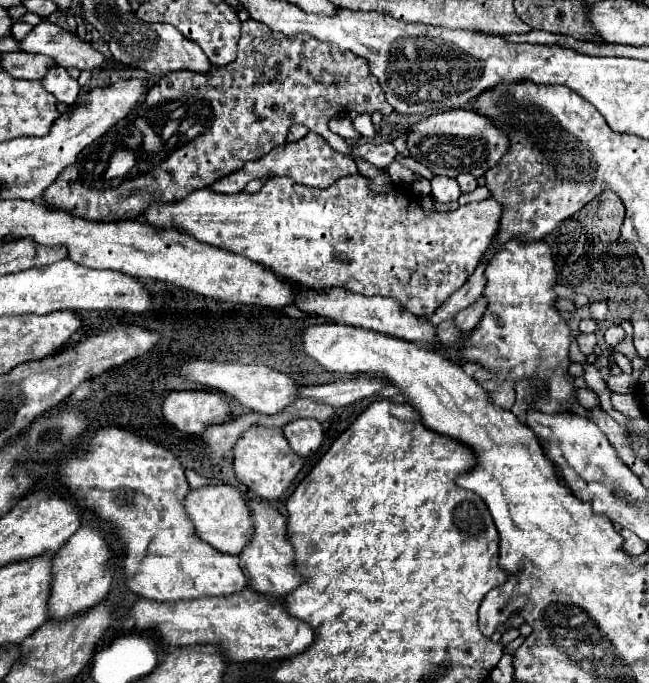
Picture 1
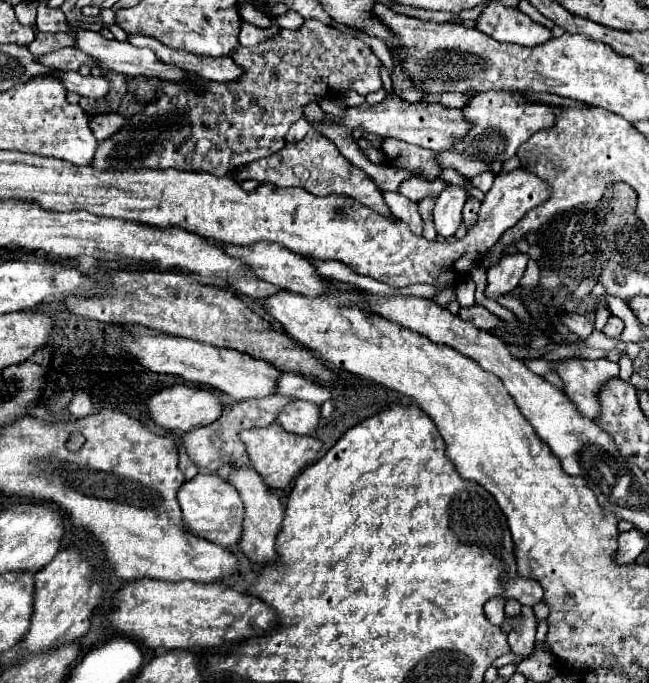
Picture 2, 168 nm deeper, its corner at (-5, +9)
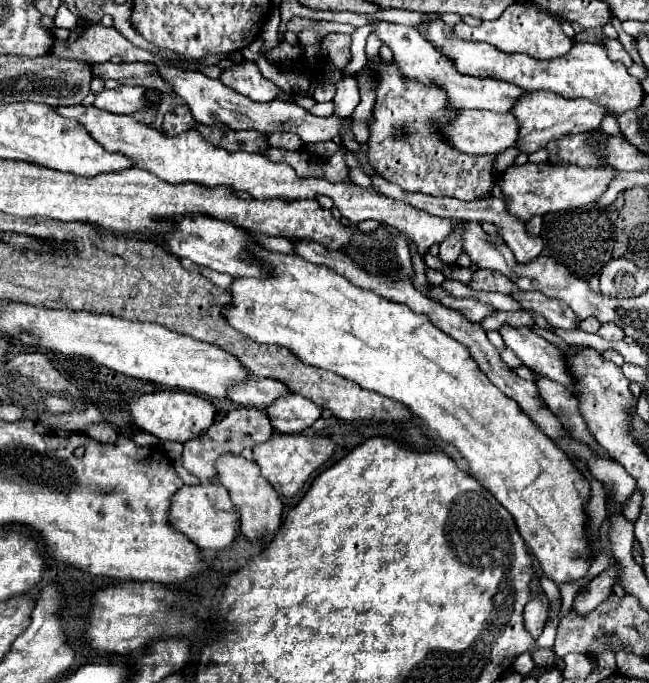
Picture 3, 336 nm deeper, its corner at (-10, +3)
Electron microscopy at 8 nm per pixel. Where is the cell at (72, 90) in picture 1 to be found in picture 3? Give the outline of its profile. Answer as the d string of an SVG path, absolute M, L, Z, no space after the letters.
M119 86L115 90L103 90L95 98L95 106L111 114L135 114L151 108L141 86Z

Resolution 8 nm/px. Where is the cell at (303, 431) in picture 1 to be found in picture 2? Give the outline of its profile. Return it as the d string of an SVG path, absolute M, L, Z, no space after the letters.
M294 400L290 406L282 408L282 414L278 414L276 422L298 436L310 436L320 422L320 406L304 400Z

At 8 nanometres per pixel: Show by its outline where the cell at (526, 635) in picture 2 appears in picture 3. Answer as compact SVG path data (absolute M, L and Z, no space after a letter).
M535 572L535 576L531 578L531 600L525 606L525 624L527 624L527 630L531 630L533 638L539 638L539 634L543 632L543 626L547 624L547 612L549 612L549 600L547 600L547 596L539 584L539 576Z

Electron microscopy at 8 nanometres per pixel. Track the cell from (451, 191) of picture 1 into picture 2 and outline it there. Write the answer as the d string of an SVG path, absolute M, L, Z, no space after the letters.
M448 184L442 194L436 200L436 208L434 208L434 224L436 224L436 232L444 238L454 236L454 232L460 226L462 220L462 206L466 202L466 190L456 186L456 184Z

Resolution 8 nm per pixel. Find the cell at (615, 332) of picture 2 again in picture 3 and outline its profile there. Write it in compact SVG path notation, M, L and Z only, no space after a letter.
M601 324L601 328L599 328L597 334L601 338L605 338L605 340L623 340L625 338L623 330L619 326L615 326L615 324Z

